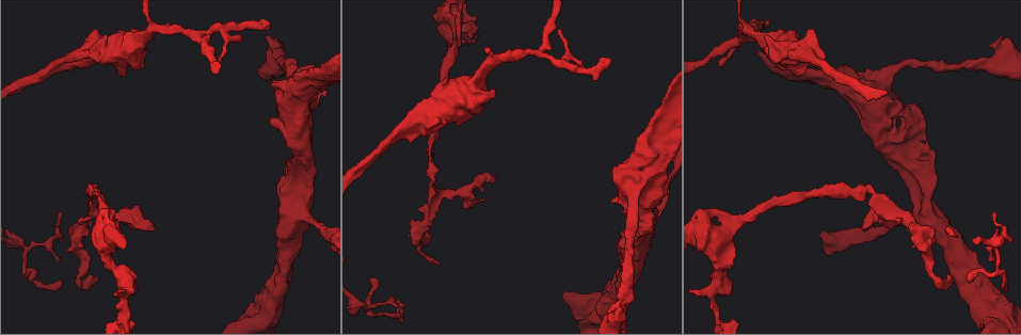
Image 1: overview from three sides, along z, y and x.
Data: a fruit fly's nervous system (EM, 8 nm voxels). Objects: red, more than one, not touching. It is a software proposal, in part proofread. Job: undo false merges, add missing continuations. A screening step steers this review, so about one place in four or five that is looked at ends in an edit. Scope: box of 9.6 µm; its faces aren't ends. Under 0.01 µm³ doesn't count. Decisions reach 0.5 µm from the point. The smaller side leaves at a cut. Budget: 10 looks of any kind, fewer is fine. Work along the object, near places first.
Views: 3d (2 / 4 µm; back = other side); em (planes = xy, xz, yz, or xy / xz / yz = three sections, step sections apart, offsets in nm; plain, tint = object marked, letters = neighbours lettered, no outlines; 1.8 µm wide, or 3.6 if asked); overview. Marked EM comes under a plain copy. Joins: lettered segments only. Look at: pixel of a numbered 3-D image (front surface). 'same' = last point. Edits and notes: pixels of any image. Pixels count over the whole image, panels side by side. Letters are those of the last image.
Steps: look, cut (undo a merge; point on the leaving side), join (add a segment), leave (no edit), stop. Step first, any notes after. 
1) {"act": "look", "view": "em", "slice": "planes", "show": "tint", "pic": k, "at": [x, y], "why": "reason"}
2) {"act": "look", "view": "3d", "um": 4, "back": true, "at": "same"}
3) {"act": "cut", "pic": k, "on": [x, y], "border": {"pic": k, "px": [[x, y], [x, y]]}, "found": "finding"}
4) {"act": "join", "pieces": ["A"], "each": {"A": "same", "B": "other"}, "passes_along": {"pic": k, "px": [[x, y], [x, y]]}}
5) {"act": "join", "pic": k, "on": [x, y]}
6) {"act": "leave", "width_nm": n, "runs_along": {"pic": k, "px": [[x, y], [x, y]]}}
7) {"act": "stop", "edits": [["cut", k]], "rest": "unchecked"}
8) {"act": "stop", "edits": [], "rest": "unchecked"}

{"act": "look", "view": "3d", "um": 4, "pic": 1, "at": [714, 291]}

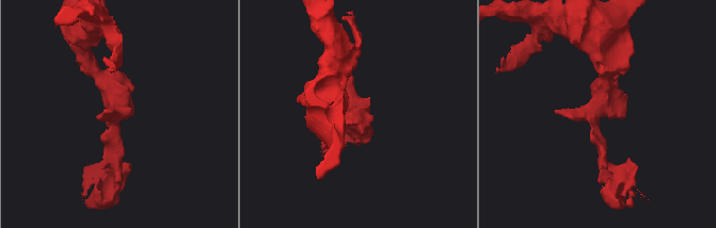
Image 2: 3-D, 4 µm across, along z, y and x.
{"act": "look", "view": "em", "slice": "planes", "show": "letters", "pic": 2, "at": [356, 110]}

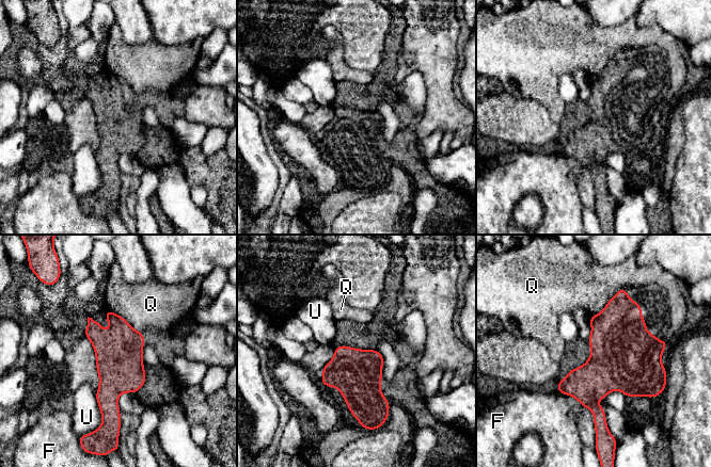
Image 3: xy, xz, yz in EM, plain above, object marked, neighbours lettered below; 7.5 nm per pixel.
{"act": "leave", "longest_contact_nm": ["Q", 340], "each": {"F": "other", "Q": "other", "U": "other"}, "found": "all the same neuron"}

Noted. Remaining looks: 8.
{"act": "look", "view": "em", "slice": "xz", "step": 4, "show": "tint", "pic": 1, "at": [611, 62]}

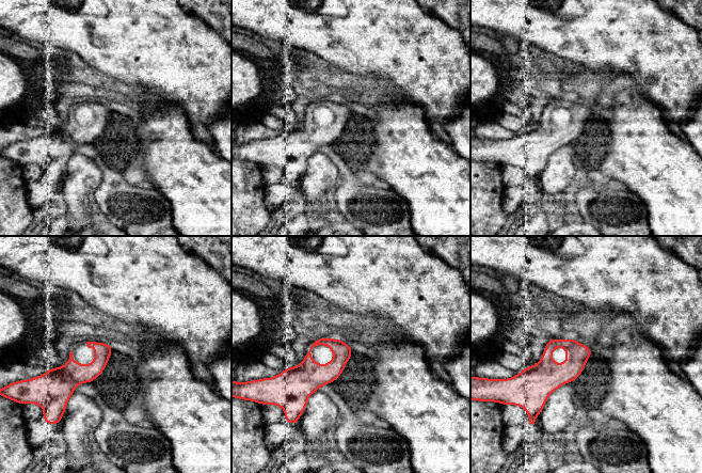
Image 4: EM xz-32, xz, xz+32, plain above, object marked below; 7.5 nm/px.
{"act": "look", "view": "em", "slice": "planes", "show": "letters", "at": "same", "why": "cut it another way"}

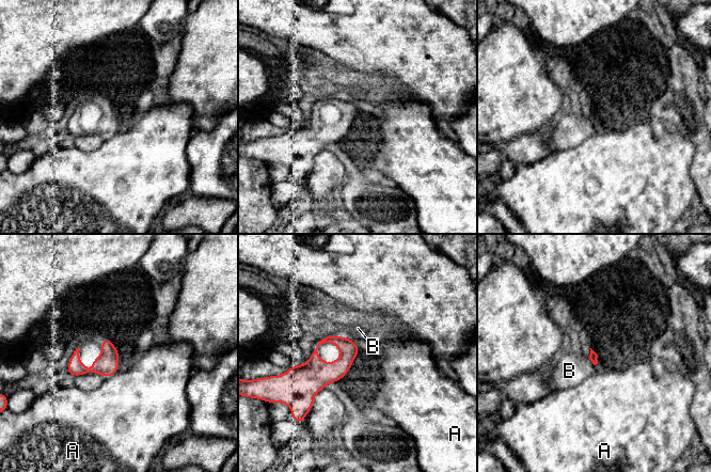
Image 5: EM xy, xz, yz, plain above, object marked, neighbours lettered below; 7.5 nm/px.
{"act": "join", "pieces": ["B"], "each": {"A": "other", "B": "same"}, "found": "the neuron continues"}

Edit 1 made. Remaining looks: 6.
{"act": "look", "view": "3d", "um": 4, "back": true, "pic": 1, "at": [649, 177], "why": "thick turns thin"}

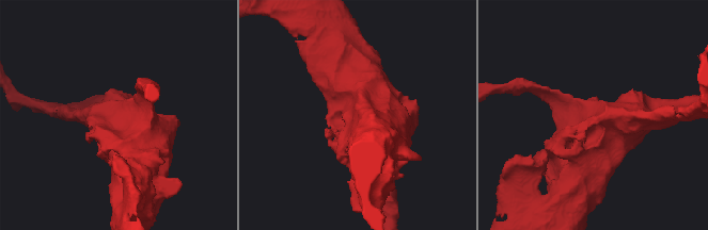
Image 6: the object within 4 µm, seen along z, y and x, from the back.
{"act": "look", "view": "em", "um": 3.6, "slice": "planes", "show": "letters", "pic": 6, "at": [119, 124], "why": "shape alone is not enough"}

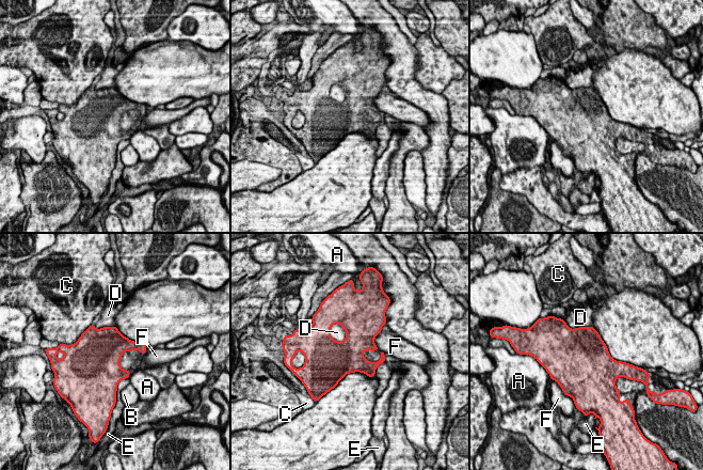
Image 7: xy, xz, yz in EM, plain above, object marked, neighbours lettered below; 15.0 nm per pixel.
{"act": "leave", "width_nm": 500, "longest_contact_nm": ["C", 380], "each": {"A": "other", "B": "other", "C": "other", "D": "other", "E": "other", "F": "other"}, "found": "continuous, no second neuron"}

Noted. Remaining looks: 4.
{"act": "look", "view": "overview", "why": "see it whole again"}

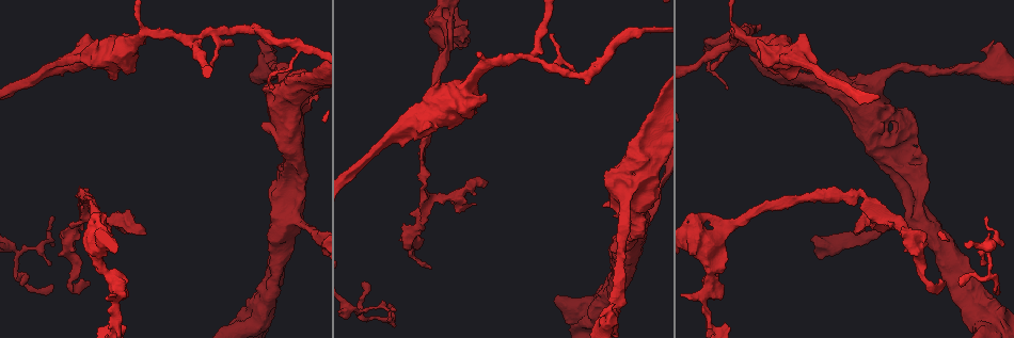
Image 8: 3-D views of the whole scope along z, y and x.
{"act": "look", "view": "3d", "um": 4, "pic": 8, "at": [627, 242], "why": "thick turns thin"}

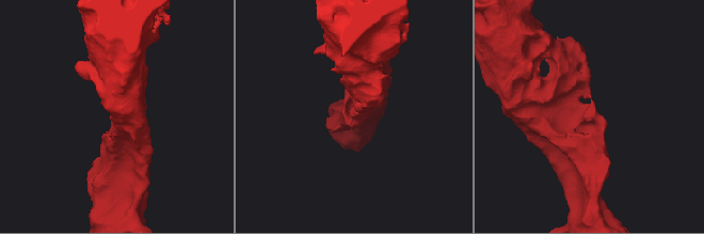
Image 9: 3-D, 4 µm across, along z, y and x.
{"act": "look", "view": "em", "slice": "planes", "show": "letters", "pic": 9, "at": [355, 111], "why": "shape alone is not enough"}

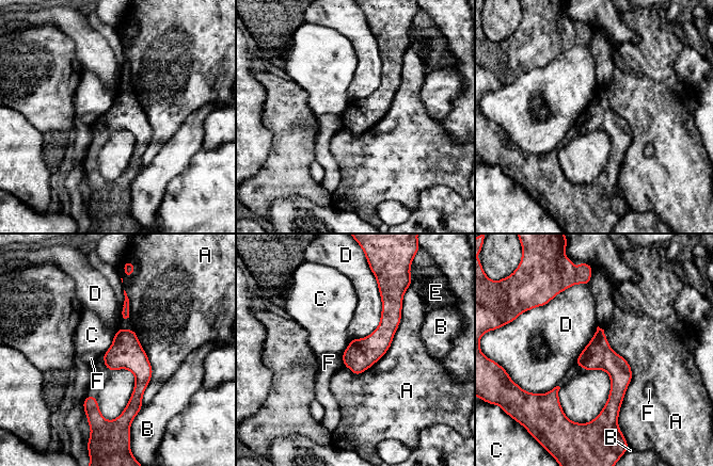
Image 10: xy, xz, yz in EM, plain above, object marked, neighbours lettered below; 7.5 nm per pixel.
{"act": "leave", "each": {"A": "other", "B": "other", "C": "other", "D": "other", "E": "other", "F": "other"}, "border": {"pic": 10, "px": [[113, 336], [113, 342], [101, 355]]}, "found": "all the same neuron"}

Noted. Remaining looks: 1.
{"act": "stop", "edits": [["join", 5]], "rest": "unchecked"}

